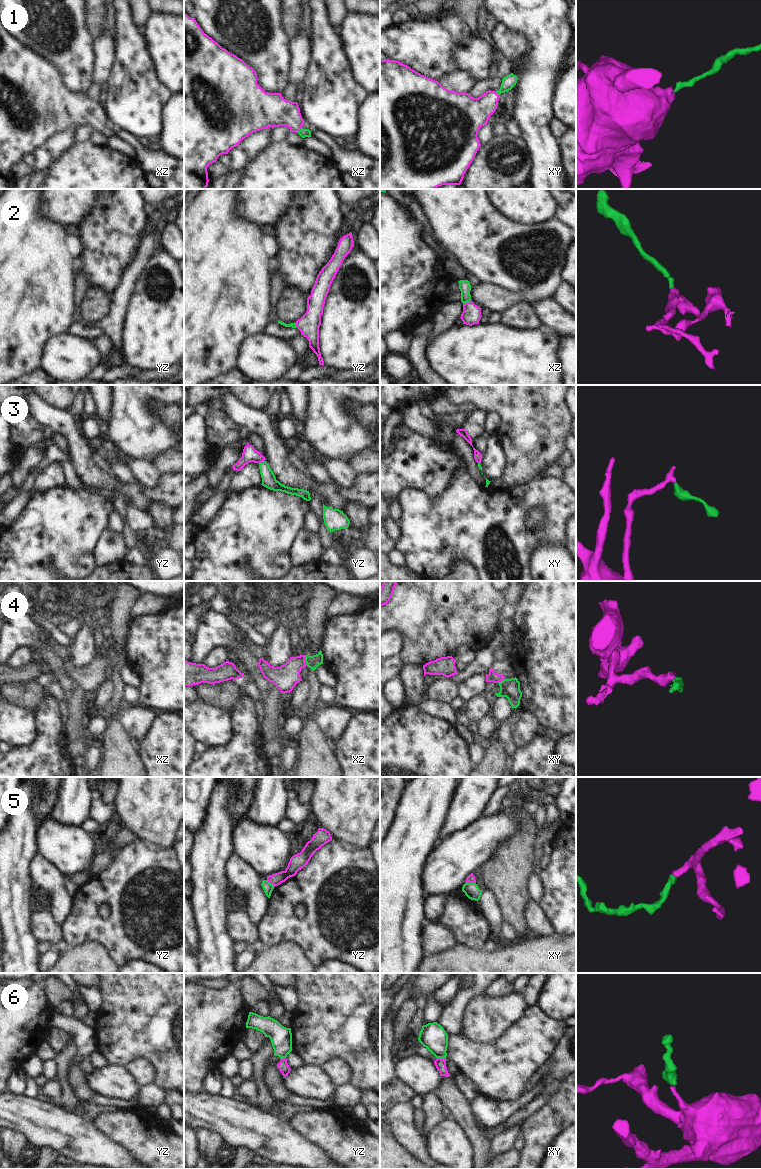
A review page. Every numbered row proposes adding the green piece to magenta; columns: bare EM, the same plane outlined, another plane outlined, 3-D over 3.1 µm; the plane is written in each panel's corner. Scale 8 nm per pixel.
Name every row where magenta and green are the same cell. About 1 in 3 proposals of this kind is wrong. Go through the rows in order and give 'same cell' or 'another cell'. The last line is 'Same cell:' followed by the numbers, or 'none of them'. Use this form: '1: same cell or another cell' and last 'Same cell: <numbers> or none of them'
1: same cell
2: same cell
3: same cell
4: another cell
5: another cell
6: same cell
Same cell: 1, 2, 3, 6

